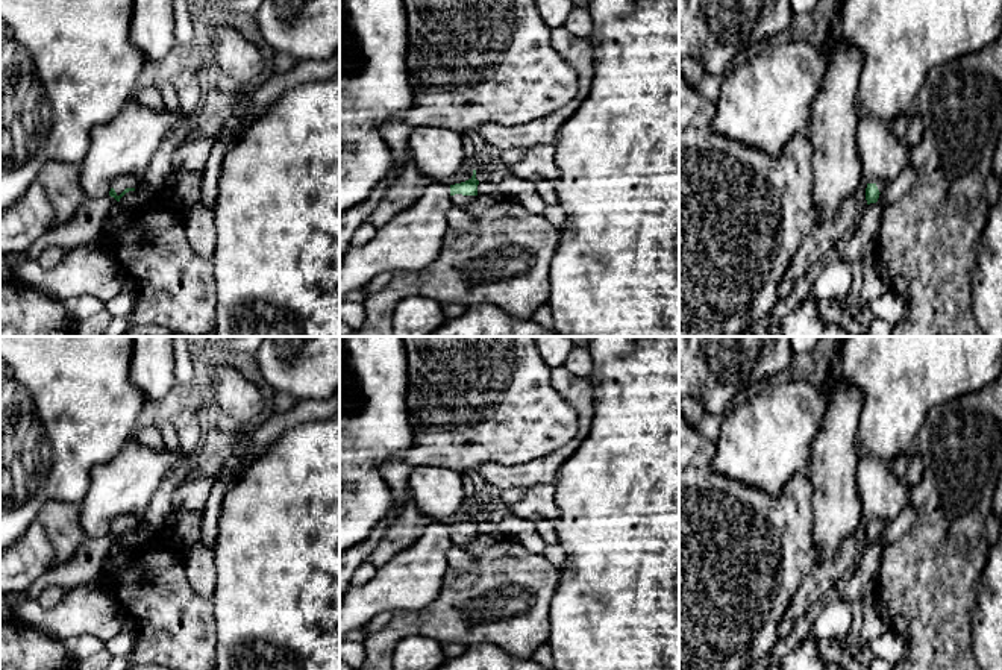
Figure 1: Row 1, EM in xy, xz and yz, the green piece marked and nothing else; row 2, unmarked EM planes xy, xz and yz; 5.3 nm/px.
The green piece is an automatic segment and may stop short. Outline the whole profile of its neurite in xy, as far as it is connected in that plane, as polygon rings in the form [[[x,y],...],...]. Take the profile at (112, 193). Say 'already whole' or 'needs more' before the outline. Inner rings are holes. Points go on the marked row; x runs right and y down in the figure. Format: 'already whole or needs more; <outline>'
needs more; [[[123,174],[118,176],[114,183],[112,188],[109,191],[109,196],[114,197],[117,202],[120,202],[120,199],[129,193],[129,191],[135,191],[135,188],[138,186],[138,180],[135,176],[132,174]]]

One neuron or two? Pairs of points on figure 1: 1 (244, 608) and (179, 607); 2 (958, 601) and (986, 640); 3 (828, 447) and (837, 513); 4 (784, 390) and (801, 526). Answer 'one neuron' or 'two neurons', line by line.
1: two neurons
2: two neurons
3: one neuron
4: two neurons

